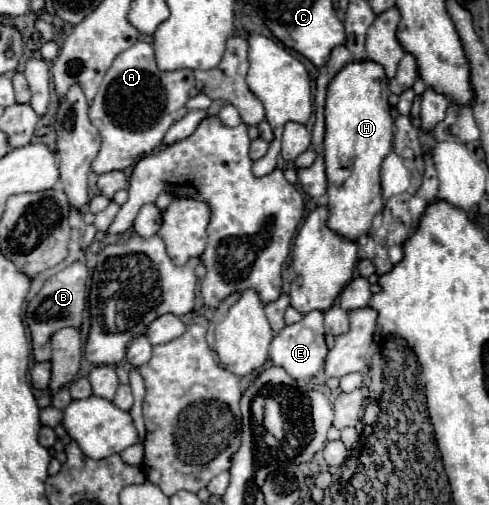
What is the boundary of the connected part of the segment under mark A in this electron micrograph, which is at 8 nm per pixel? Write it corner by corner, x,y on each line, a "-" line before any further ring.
137,41
131,49
123,51
113,65
109,67
109,71
103,77
103,83
91,103
91,111
89,111
89,119
91,123
99,129
101,133
101,151
95,157
95,161
91,163
91,169
95,173
109,173
109,171
123,171
129,169
137,159
141,159
143,155
151,153
155,147
161,145
163,135
167,133
167,129
179,121
181,117
187,115
185,103
189,99
189,91
193,87
193,71
177,71
177,73
163,73
157,63
155,63
155,55
153,55
153,47
149,43

